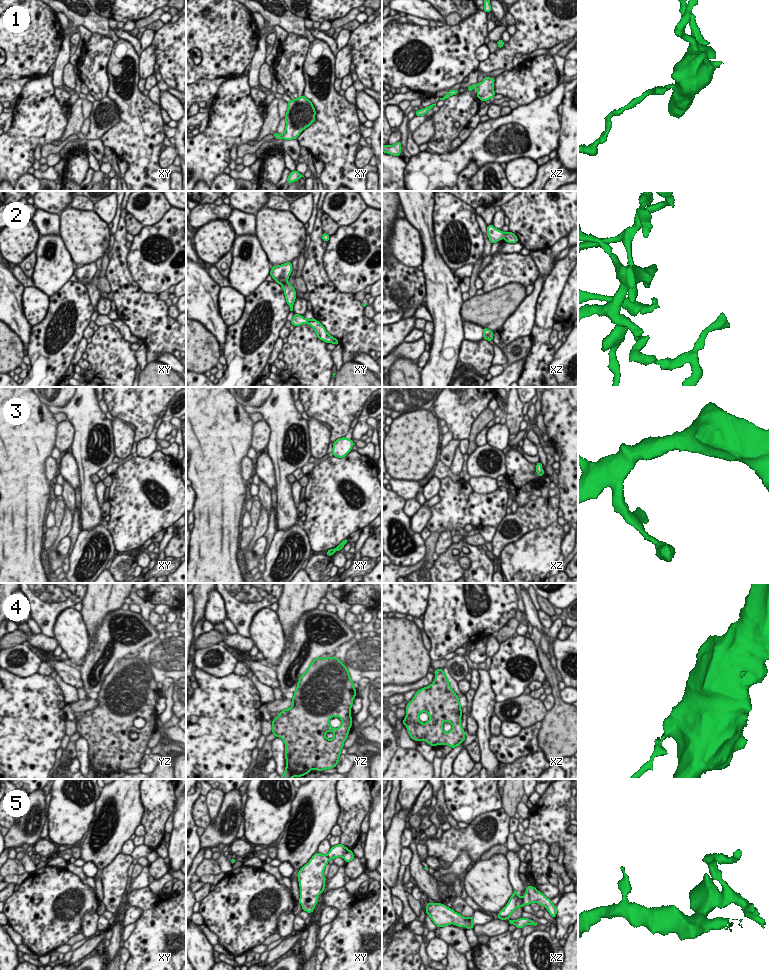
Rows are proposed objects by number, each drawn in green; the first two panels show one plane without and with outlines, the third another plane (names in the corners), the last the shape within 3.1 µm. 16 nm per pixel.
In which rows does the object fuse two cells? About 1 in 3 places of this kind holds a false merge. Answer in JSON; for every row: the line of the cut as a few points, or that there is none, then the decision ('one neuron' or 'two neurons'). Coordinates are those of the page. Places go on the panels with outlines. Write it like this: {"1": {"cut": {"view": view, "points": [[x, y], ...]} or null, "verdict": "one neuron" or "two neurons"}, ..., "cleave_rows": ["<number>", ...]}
{"1": {"cut": null, "verdict": "one neuron"}, "2": {"cut": null, "verdict": "one neuron"}, "3": {"cut": null, "verdict": "one neuron"}, "4": {"cut": {"view": "yz", "points": [[275, 733], [278, 736]]}, "verdict": "two neurons"}, "5": {"cut": {"view": "xz", "points": [[524, 896], [524, 902], [521, 906]]}, "verdict": "two neurons"}, "cleave_rows": ["4", "5"]}

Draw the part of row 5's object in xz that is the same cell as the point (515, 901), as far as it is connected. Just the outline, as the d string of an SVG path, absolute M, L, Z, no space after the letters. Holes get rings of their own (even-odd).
M514 890L513 895L511 896L511 898L509 899L509 902L507 903L507 905L501 910L499 911L498 914L498 919L501 920L505 920L508 919L509 920L509 925L511 924L515 924L516 928L523 928L525 925L537 925L537 922L534 923L533 920L527 919L527 918L523 918L521 917L518 920L510 920L509 917L510 915L518 908L518 907L522 907L522 905L524 904L524 896L520 897L518 895L518 893Z

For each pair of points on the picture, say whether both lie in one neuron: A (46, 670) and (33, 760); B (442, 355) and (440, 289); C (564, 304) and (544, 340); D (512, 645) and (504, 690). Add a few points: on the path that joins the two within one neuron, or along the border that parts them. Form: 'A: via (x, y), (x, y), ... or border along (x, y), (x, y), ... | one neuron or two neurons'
A: border along (38, 672), (49, 676) | two neurons
B: via (443, 339), (443, 305) | one neuron
C: border along (561, 292), (554, 315) | two neurons
D: via (502, 656), (500, 661), (504, 665), (504, 679) | one neuron

